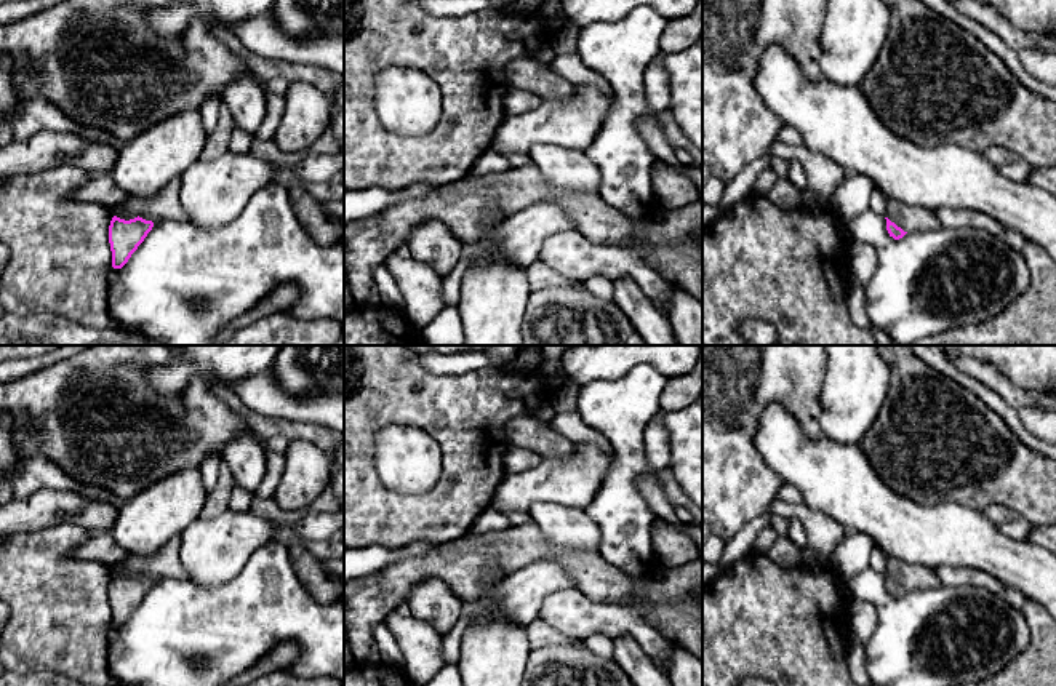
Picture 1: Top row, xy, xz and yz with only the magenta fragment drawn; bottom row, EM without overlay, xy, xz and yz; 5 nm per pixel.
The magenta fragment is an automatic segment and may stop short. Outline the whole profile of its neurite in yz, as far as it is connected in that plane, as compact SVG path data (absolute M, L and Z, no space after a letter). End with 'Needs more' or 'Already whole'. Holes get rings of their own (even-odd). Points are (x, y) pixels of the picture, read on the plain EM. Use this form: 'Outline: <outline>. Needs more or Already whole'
Outline: M886 556L886 588L894 598L914 588L936 588L941 585L934 569L907 564L894 556Z. Needs more

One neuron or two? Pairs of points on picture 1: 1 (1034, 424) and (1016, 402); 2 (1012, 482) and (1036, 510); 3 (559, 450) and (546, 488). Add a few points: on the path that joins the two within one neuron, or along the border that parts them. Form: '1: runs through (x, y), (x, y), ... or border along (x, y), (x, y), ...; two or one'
1: border along (1039, 405), (1024, 405), (1018, 410); two
2: runs through (1018, 488), (1034, 504); one
3: border along (576, 443), (568, 456), (543, 458); two

